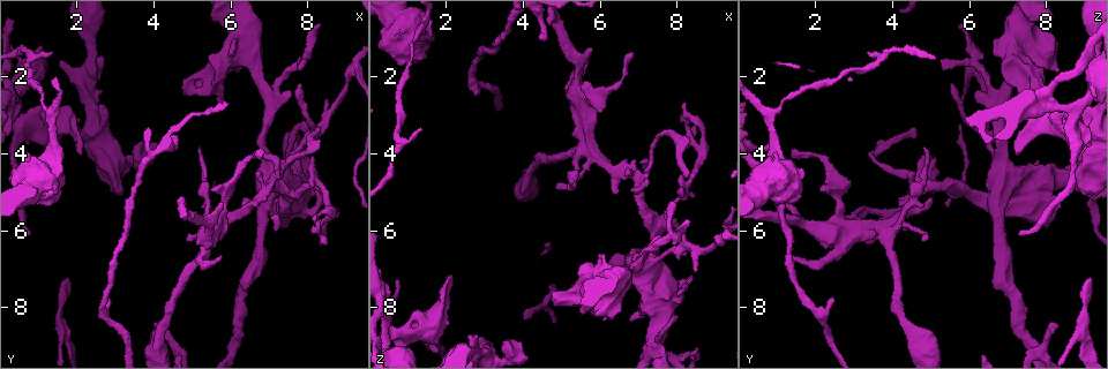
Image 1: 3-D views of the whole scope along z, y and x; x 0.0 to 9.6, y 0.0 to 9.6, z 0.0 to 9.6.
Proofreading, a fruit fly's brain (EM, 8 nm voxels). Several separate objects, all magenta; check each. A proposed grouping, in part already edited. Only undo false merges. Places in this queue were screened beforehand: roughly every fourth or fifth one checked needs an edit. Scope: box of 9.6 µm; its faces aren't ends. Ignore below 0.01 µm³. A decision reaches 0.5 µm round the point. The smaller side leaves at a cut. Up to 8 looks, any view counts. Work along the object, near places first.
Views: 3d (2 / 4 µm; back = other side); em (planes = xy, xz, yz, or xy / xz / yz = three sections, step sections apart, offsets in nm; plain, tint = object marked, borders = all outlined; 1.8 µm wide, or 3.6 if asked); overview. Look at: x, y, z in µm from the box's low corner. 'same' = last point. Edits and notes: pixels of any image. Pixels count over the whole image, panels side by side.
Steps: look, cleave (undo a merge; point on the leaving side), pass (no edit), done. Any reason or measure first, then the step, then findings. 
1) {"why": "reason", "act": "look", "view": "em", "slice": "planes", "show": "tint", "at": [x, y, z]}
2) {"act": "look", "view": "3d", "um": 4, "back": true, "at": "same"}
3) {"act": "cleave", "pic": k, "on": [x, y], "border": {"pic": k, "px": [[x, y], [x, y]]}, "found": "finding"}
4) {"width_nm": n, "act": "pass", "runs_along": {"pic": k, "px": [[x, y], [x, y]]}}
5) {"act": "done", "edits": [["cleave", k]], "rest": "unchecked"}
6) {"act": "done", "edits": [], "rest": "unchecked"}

{"act": "look", "view": "em", "slice": "planes", "show": "plain", "at": [6.95, 4.80, 4.85]}

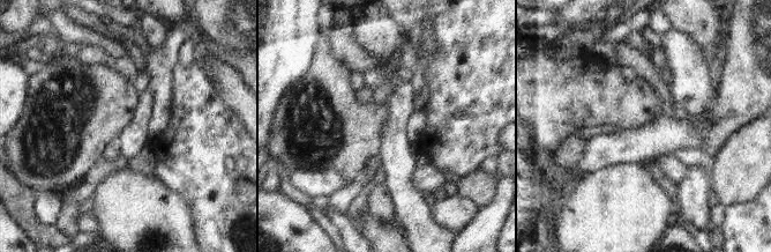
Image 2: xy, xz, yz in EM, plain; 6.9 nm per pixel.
{"why": "see the neighbours", "act": "look", "view": "em", "slice": "planes", "show": "borders", "at": "same"}

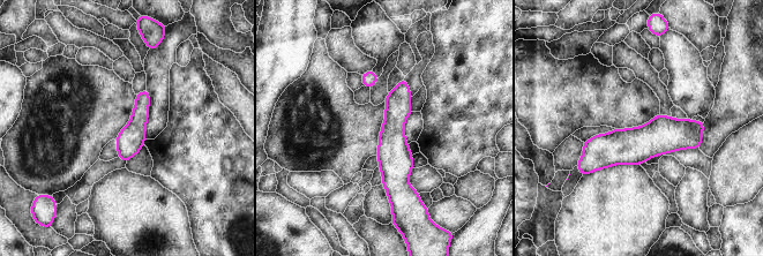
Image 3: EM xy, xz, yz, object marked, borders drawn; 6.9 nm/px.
{"act": "pass", "found": "one neuron here"}

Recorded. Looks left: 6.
{"why": "two arms in line, one across", "act": "look", "view": "3d", "um": 2, "at": [8.15, 3.45, 6.45]}

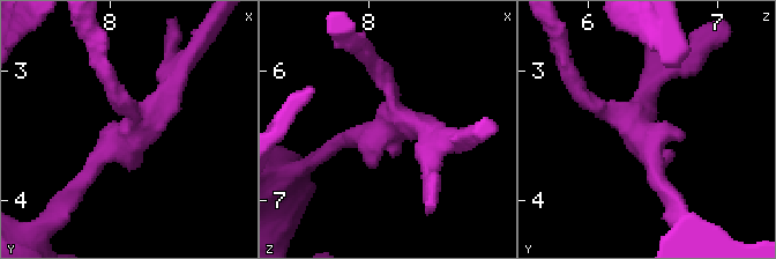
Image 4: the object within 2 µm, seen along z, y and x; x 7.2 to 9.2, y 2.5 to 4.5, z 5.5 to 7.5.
{"arms": 3, "act": "look", "view": "em", "slice": "planes", "show": "plain", "at": [8.20, 3.48, 6.40]}

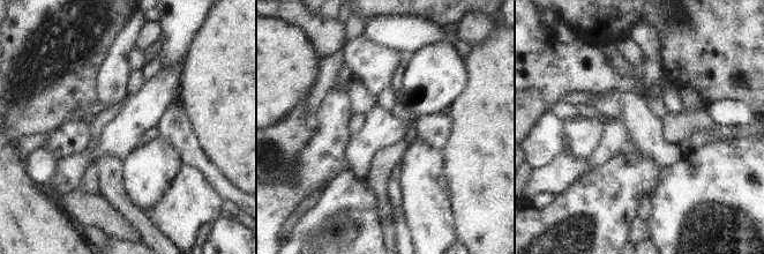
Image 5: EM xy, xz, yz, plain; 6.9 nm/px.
{"act": "look", "view": "em", "slice": "planes", "show": "tint", "at": "same"}

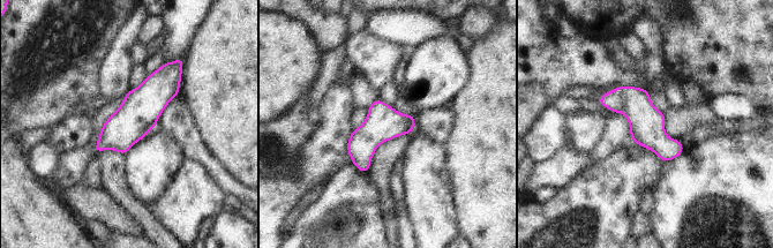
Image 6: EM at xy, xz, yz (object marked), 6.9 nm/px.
{"width_nm": 240, "act": "pass", "runs_along": {"pic": 6, "px": [[173, 69], [164, 83], [98, 149]]}, "found": "all the same neuron"}

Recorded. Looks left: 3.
{"why": "thin arm on a thick one", "act": "look", "view": "3d", "um": 2, "at": [5.75, 5.95, 3.95]}

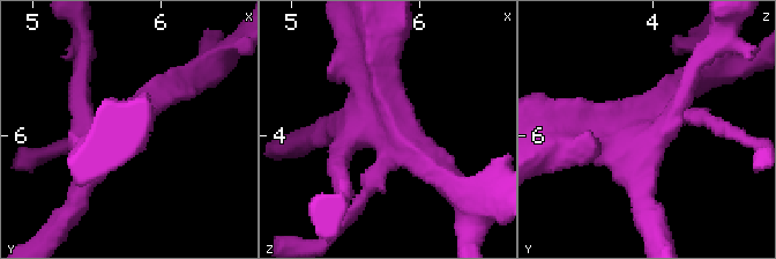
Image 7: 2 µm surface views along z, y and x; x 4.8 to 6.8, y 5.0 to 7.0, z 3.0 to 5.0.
{"why": "shape alone is not enough", "act": "look", "view": "em", "um": 3.6, "slice": "planes", "show": "tint", "at": [5.80, 5.88, 3.90]}

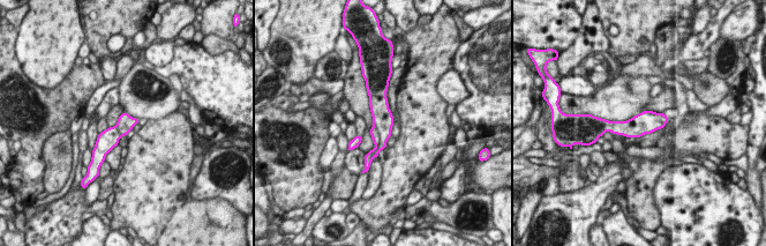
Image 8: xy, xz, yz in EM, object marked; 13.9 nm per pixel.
{"act": "cleave", "pic": 8, "on": [374, 133], "found": "a second neuron is stuck on"}

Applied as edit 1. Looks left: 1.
{"act": "done", "edits": [["cleave", 8]], "rest": "unchecked"}

